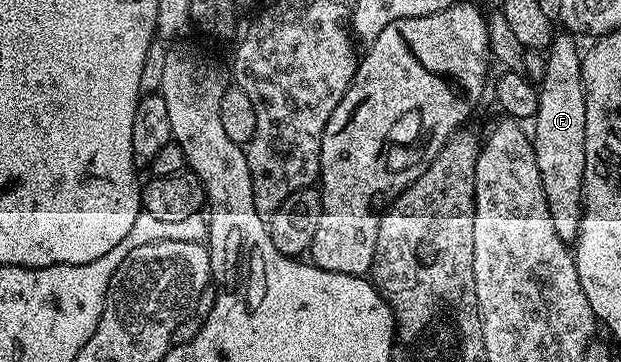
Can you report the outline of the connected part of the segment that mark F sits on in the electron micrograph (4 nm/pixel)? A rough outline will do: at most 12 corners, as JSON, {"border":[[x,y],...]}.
{"border":[[581,47],[546,48],[533,142],[557,237],[579,236],[585,173]]}

